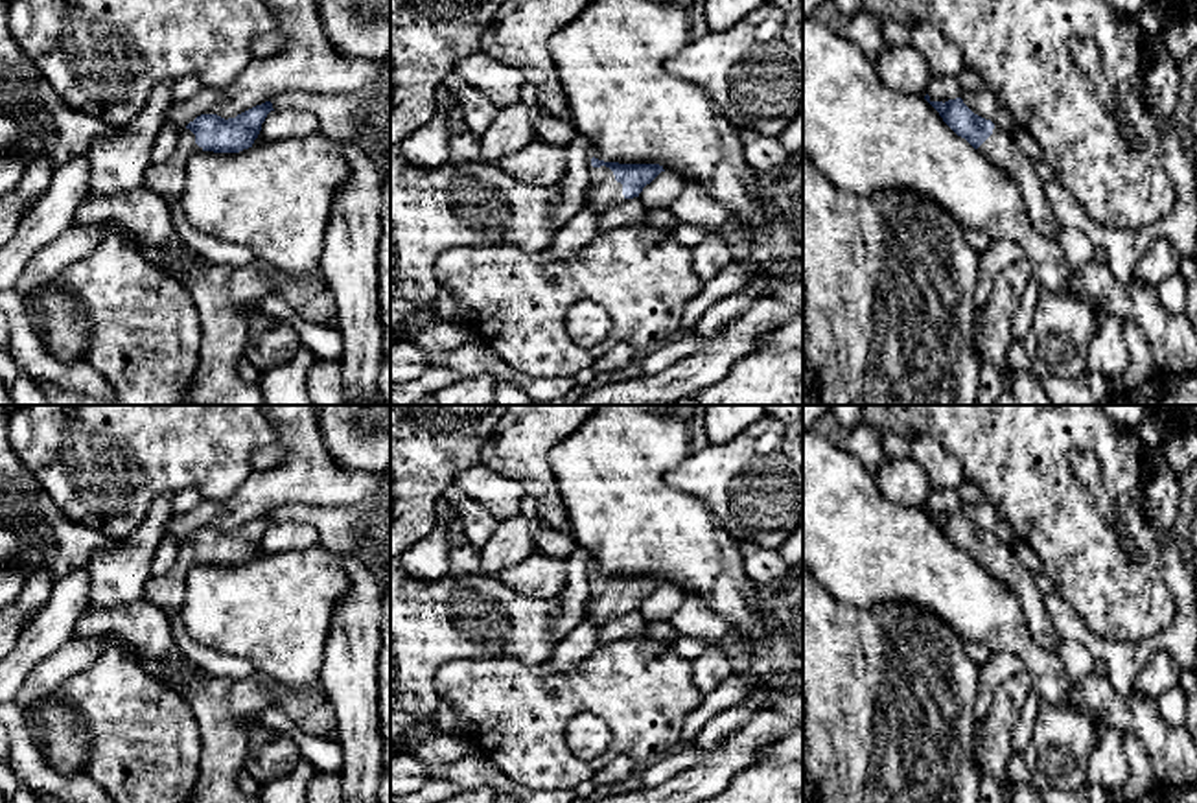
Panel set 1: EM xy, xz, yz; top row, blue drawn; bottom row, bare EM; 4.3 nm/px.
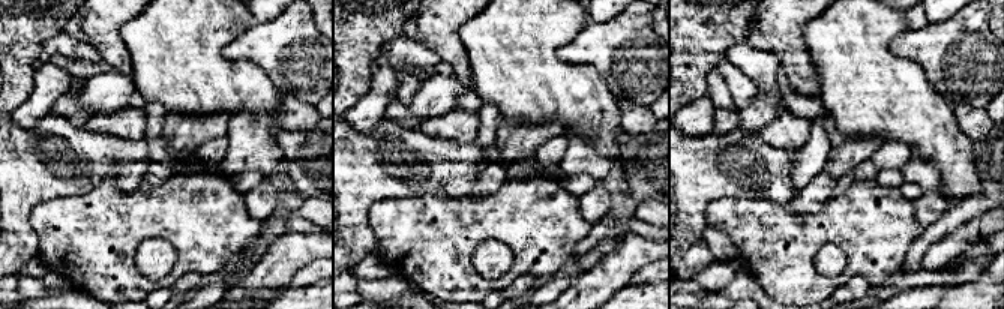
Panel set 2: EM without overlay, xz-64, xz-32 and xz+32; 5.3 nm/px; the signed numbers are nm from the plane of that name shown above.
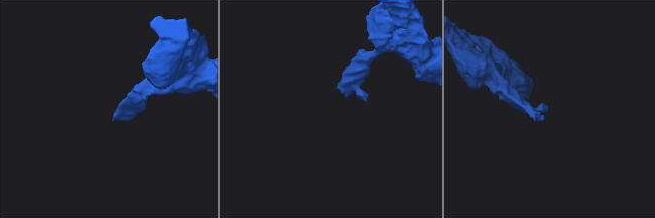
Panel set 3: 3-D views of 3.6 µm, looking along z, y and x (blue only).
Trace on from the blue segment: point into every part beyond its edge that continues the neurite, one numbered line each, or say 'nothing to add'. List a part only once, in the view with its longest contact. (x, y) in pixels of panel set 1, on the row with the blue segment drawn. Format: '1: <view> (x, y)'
1: xz (603, 192)

